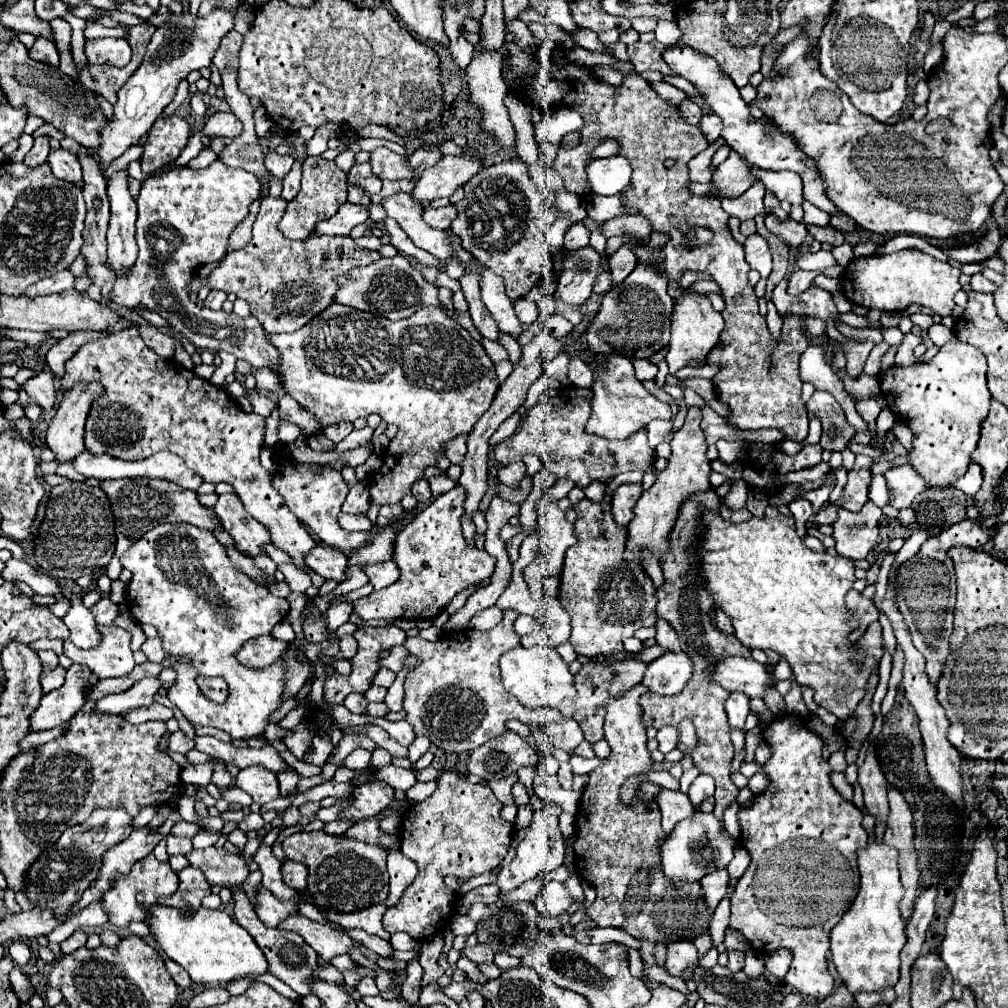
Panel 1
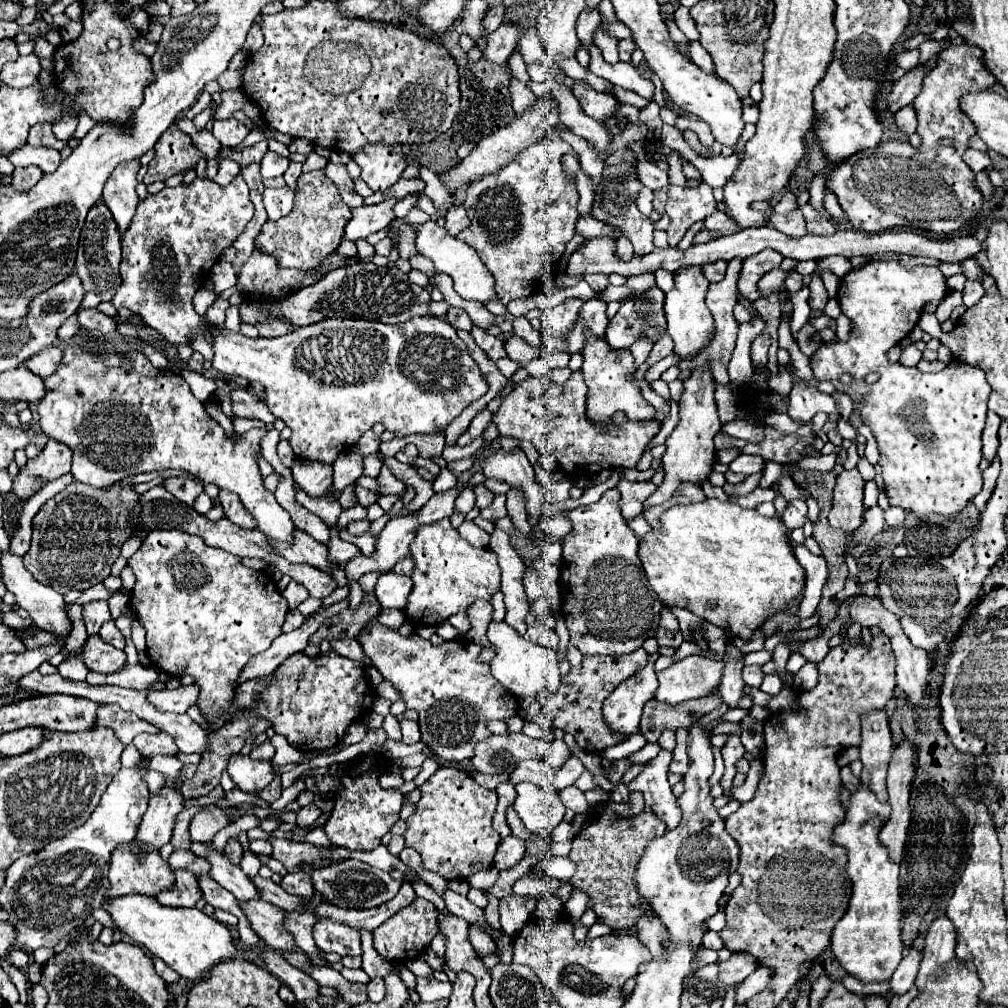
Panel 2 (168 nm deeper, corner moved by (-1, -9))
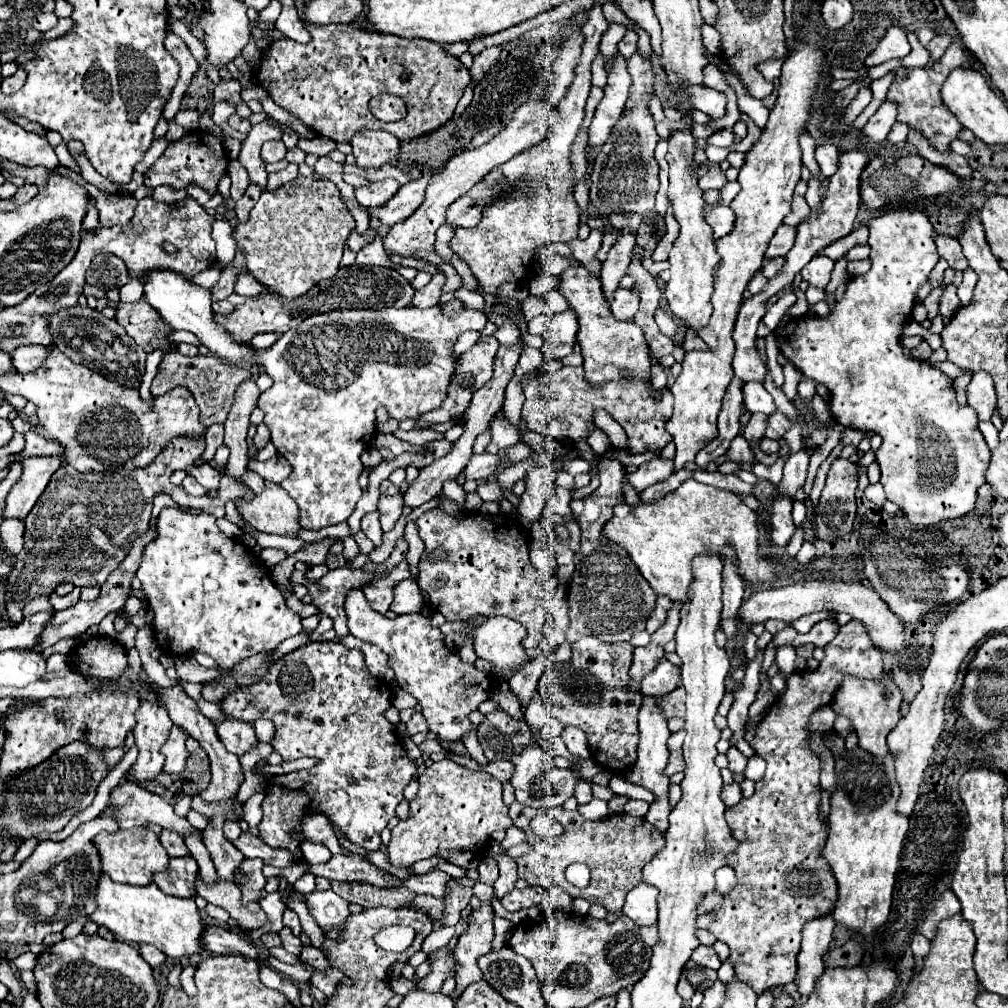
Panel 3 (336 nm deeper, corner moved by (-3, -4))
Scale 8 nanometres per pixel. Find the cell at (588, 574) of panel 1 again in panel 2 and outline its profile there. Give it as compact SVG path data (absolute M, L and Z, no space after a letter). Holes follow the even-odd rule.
M608 489L598 503L578 507L566 513L572 523L570 533L562 539L562 569L560 569L560 595L562 615L570 629L570 643L576 645L584 655L626 655L642 647L642 643L654 635L660 621L662 601L656 597L638 557L638 537L620 515L620 491Z

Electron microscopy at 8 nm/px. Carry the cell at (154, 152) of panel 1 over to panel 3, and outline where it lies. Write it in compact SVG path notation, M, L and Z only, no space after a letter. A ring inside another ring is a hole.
M200 131L199 136L188 134L182 140L170 142L168 148L164 150L164 154L144 174L144 184L148 188L156 188L160 184L170 184L178 190L182 190L188 184L198 184L214 194L218 188L220 176L226 172L226 164L228 164L228 158L224 154L223 141L210 133Z

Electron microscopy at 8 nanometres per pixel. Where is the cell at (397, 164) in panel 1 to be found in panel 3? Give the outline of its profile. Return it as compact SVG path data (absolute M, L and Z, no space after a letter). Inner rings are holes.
M360 130L352 138L352 154L362 170L378 170L398 156L400 140L384 130Z

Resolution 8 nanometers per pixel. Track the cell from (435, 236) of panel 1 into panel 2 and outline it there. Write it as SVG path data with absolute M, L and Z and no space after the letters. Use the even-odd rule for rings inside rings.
M428 221L424 225L414 225L414 229L418 231L418 237L416 237L418 253L432 259L432 263L436 265L438 271L450 275L454 279L454 289L464 299L474 299L474 301L480 301L480 303L484 303L488 299L496 299L496 293L492 289L492 275L488 273L488 269L480 261L478 253L470 245L464 245L456 237L448 235L446 229L436 225L436 221Z

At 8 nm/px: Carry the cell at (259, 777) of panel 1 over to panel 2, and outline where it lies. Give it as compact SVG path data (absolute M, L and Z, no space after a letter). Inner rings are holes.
M234 753L228 757L228 775L246 793L264 789L272 779L272 765L268 761L250 759L250 755Z

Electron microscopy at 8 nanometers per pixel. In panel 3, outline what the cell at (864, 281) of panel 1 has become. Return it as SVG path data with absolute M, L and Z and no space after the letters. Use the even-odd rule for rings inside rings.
M890 210L890 212L882 212L878 216L874 216L870 222L868 222L870 245L870 256L872 256L872 268L862 274L862 276L852 276L848 280L848 286L846 286L846 292L842 296L840 302L836 302L834 310L830 312L828 318L820 318L820 316L798 316L794 318L786 328L776 328L774 334L778 338L778 346L780 346L780 352L808 378L814 378L818 384L824 384L828 390L830 390L830 410L832 410L832 416L836 422L840 422L842 426L848 426L848 428L856 428L856 430L864 430L864 432L876 432L882 436L882 446L880 450L876 450L876 460L880 464L880 483L886 490L886 498L894 504L898 504L902 508L902 512L908 516L910 522L914 524L938 524L942 520L950 520L950 518L960 518L964 514L968 514L972 508L974 508L974 502L976 502L976 492L978 488L986 482L984 478L984 472L990 464L990 450L982 438L982 432L978 430L978 414L972 406L960 406L956 402L956 392L954 392L954 384L952 380L936 370L936 368L930 368L926 366L924 362L920 360L914 360L914 358L906 358L904 352L902 352L902 344L900 344L900 336L902 336L902 328L904 324L910 320L910 314L912 314L912 308L914 308L914 300L916 300L916 290L928 280L928 274L932 272L932 268L936 266L938 262L938 250L936 250L936 244L934 244L934 228L928 220L926 214L922 212L916 212L916 210Z

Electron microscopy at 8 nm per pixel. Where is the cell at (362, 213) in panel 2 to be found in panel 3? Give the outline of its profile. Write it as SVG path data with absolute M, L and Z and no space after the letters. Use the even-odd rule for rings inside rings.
M428 172L428 176L418 178L418 180L412 180L412 182L404 184L404 186L400 186L400 190L384 206L370 208L368 210L370 218L378 218L386 226L394 226L396 222L406 220L422 204L426 184L430 182L432 176L434 174Z

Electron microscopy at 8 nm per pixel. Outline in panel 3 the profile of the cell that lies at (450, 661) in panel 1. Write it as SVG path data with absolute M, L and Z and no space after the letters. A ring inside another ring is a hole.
M350 590L344 608L350 634L378 646L388 656L388 666L394 670L398 686L418 700L430 730L438 738L460 742L468 732L476 732L468 714L484 700L494 698L496 688L490 674L478 670L474 664L464 664L458 652L448 650L442 632L432 628L430 618L422 614L406 614L390 620L370 608L362 590Z

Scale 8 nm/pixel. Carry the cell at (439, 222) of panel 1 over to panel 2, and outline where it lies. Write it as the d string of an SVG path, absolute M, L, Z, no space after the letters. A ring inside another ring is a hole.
M456 205L446 213L446 231L450 235L458 235L462 229L466 229L470 225L470 219L466 215L464 205Z

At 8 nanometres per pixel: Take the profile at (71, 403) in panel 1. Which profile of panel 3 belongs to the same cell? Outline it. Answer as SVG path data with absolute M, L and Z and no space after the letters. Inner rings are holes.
M34 456L34 458L22 458L22 476L12 486L8 498L6 498L6 512L4 518L24 518L40 494L46 490L52 474L62 466L62 460L58 456Z

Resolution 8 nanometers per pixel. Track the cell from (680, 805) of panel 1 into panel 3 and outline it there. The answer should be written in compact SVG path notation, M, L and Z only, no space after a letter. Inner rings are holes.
M654 696L644 698L642 708L640 708L640 744L638 744L638 760L634 762L634 766L624 774L628 778L628 782L644 786L646 790L650 790L654 794L654 802L650 804L650 810L646 814L646 820L650 824L654 824L660 832L666 830L666 816L670 814L670 804L668 804L668 786L670 786L670 778L662 772L668 764L668 738L670 738L670 730L666 726L666 720L660 716L660 708L656 706Z

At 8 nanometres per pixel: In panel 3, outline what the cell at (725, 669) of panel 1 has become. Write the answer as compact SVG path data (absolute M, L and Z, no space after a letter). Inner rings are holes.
M662 658L658 668L650 676L646 676L646 680L642 680L640 694L642 696L664 696L664 694L670 694L672 690L678 688L680 678L682 678L682 670L678 666L674 666L672 662L668 662L666 658Z

